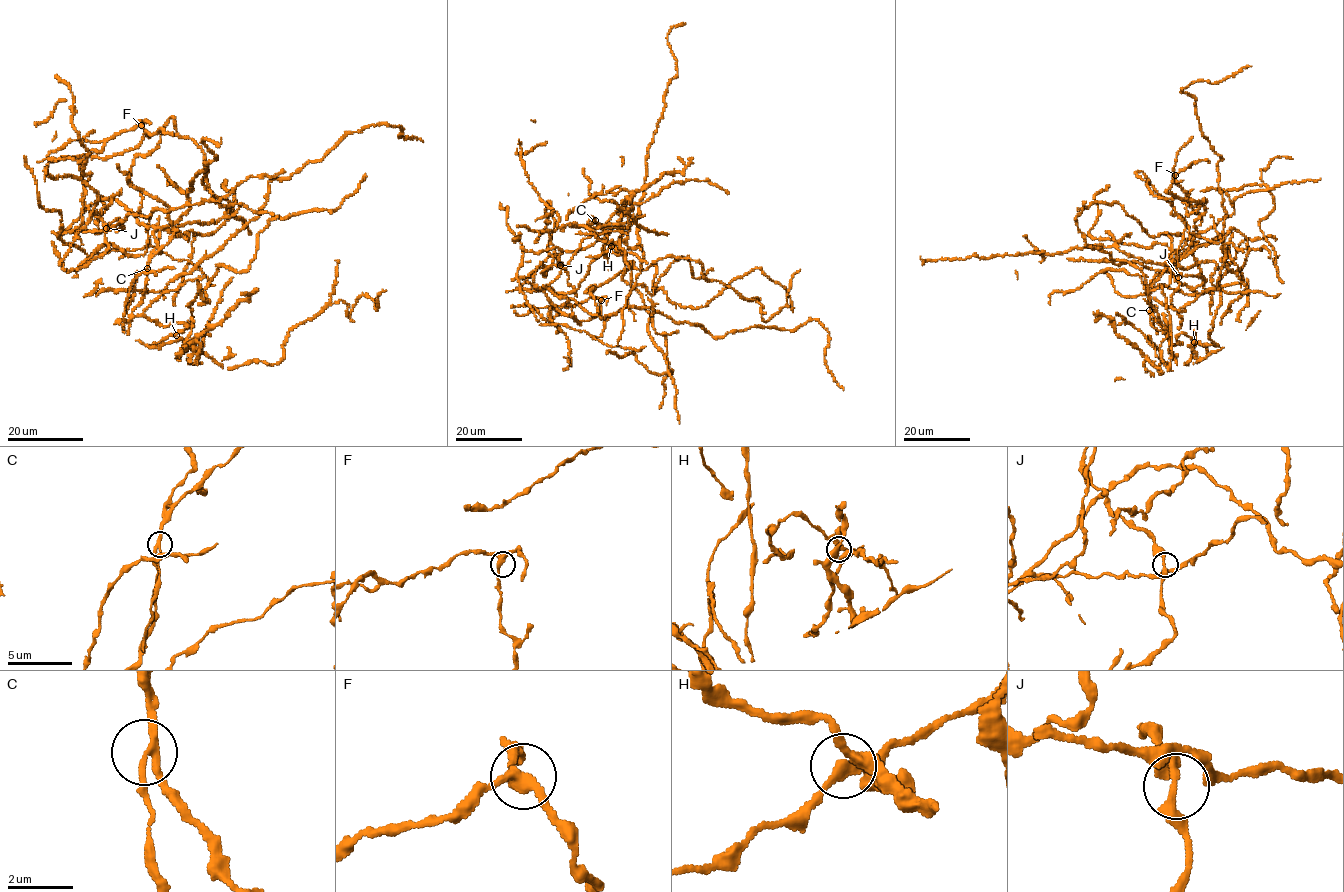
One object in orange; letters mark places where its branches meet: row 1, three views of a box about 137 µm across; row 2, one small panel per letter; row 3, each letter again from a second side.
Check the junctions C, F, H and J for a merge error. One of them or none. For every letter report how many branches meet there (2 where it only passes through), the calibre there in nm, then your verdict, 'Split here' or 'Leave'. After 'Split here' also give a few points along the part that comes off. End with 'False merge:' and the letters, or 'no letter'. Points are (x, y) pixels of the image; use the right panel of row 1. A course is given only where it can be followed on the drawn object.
C: Branches: 3. Thickness 200 nm. Split here. Course of the part to remove: (1149, 310), (1149, 321), (1162, 334)
F: Branches: 3. Thickness 320 nm. Leave
H: Branches: 3. Thickness 200 nm. Leave
J: Branches: 3. Thickness 200 nm. Leave
False merge: C

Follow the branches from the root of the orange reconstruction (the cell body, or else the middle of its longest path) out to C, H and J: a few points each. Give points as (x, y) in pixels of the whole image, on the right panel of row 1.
C: (1174, 272), (1172, 250), (1178, 277), (1205, 282), (1194, 242), (1150, 289), (1149, 310)
H: (1174, 272), (1172, 250), (1178, 277), (1205, 282), (1194, 242), (1149, 301), (1169, 351), (1181, 333), (1194, 342)
J: (1174, 272), (1172, 250), (1177, 257), (1175, 271), (1178, 277)

